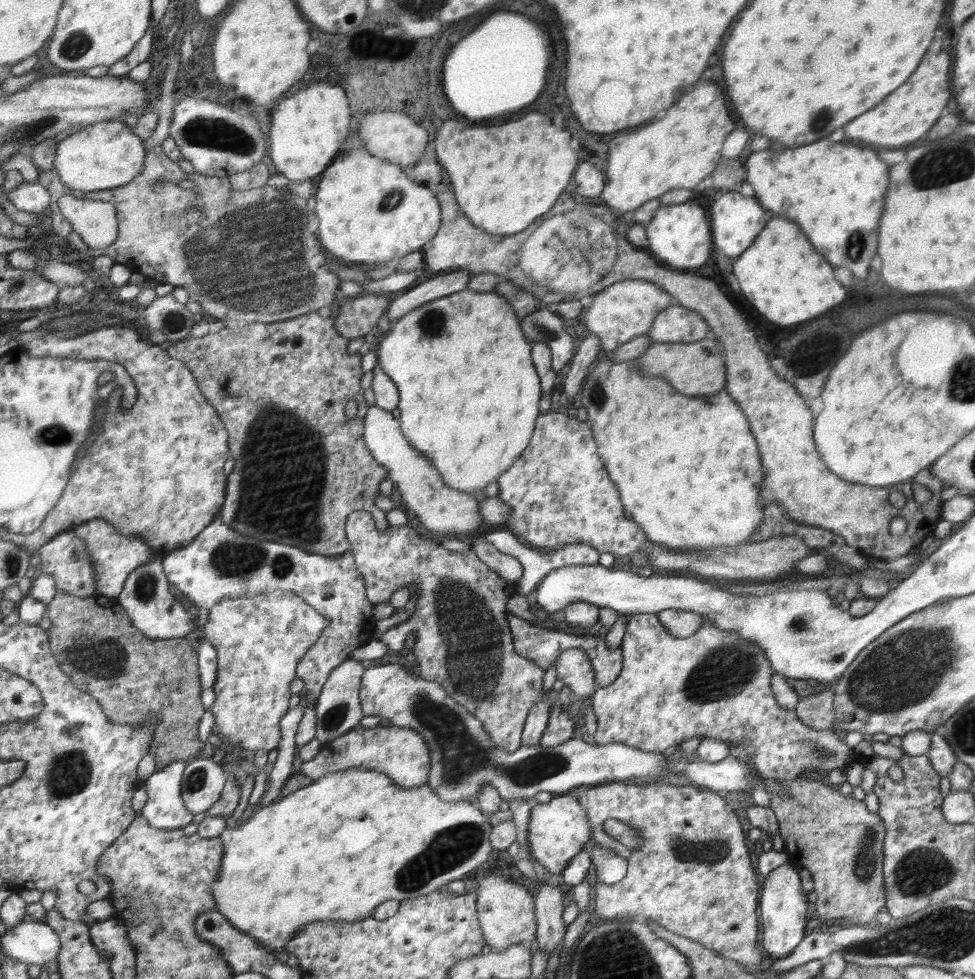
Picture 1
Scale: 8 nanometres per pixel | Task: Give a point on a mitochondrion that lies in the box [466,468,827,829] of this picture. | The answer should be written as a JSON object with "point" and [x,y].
{"point":[724,672]}

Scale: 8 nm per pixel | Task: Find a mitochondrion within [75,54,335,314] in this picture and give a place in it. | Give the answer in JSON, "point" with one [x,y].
{"point":[213,132]}

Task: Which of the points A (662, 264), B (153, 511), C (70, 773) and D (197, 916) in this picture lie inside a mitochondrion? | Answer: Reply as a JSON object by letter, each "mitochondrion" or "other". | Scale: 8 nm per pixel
{"A":"other","B":"other","C":"mitochondrion","D":"other"}

